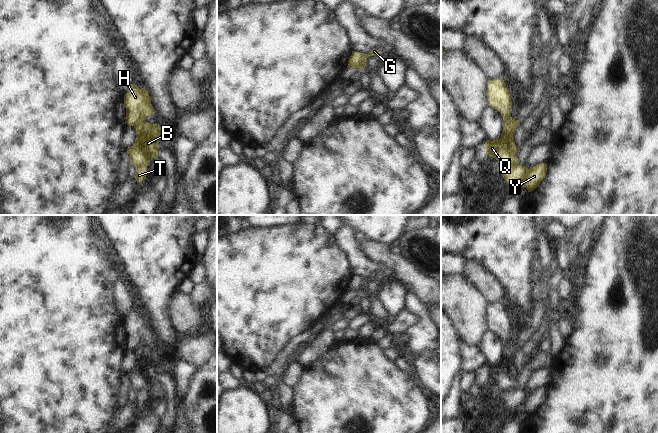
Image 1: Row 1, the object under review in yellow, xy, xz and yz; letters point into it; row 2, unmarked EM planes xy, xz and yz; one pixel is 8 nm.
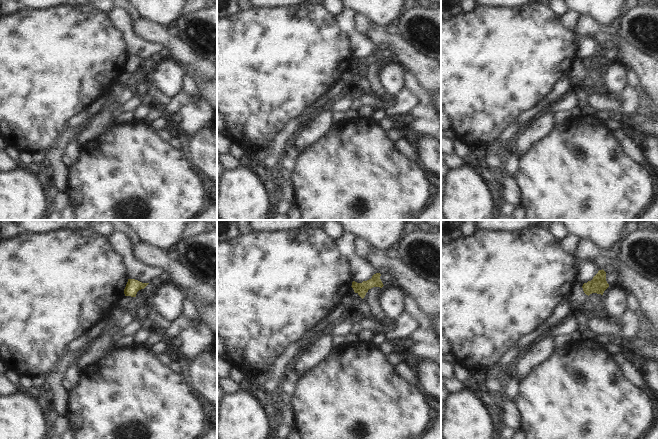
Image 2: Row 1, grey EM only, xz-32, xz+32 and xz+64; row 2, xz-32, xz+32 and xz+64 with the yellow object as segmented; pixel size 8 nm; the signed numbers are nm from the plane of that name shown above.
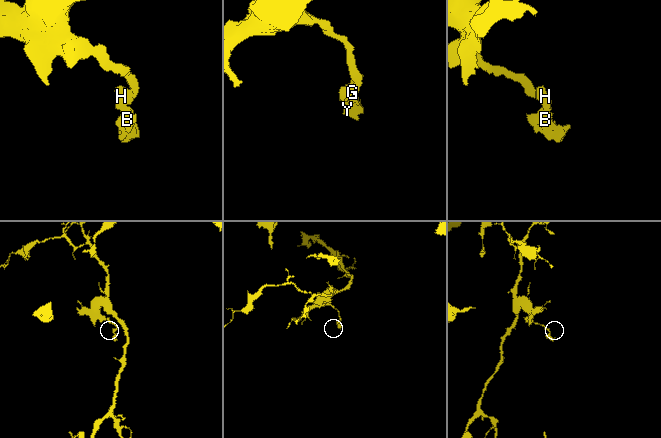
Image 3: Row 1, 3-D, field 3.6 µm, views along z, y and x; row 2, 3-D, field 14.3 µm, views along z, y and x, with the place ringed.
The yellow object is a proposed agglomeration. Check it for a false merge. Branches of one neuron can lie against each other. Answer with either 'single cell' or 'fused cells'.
fused cells

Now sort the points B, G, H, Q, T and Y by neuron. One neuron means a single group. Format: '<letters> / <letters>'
B G Q T Y / H

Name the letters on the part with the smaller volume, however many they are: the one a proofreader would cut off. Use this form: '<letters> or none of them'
B, G, Q, T, Y

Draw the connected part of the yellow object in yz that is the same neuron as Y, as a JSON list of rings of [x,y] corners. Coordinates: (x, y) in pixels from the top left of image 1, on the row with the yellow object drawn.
[[[513,118],[504,121],[501,138],[493,141],[487,140],[484,148],[487,155],[497,160],[499,167],[496,172],[499,172],[509,185],[514,188],[523,185],[528,192],[531,192],[545,178],[547,164],[540,163],[530,168],[527,168],[525,164],[517,164],[516,154],[520,148],[515,145],[513,134],[519,123],[520,120]]]

